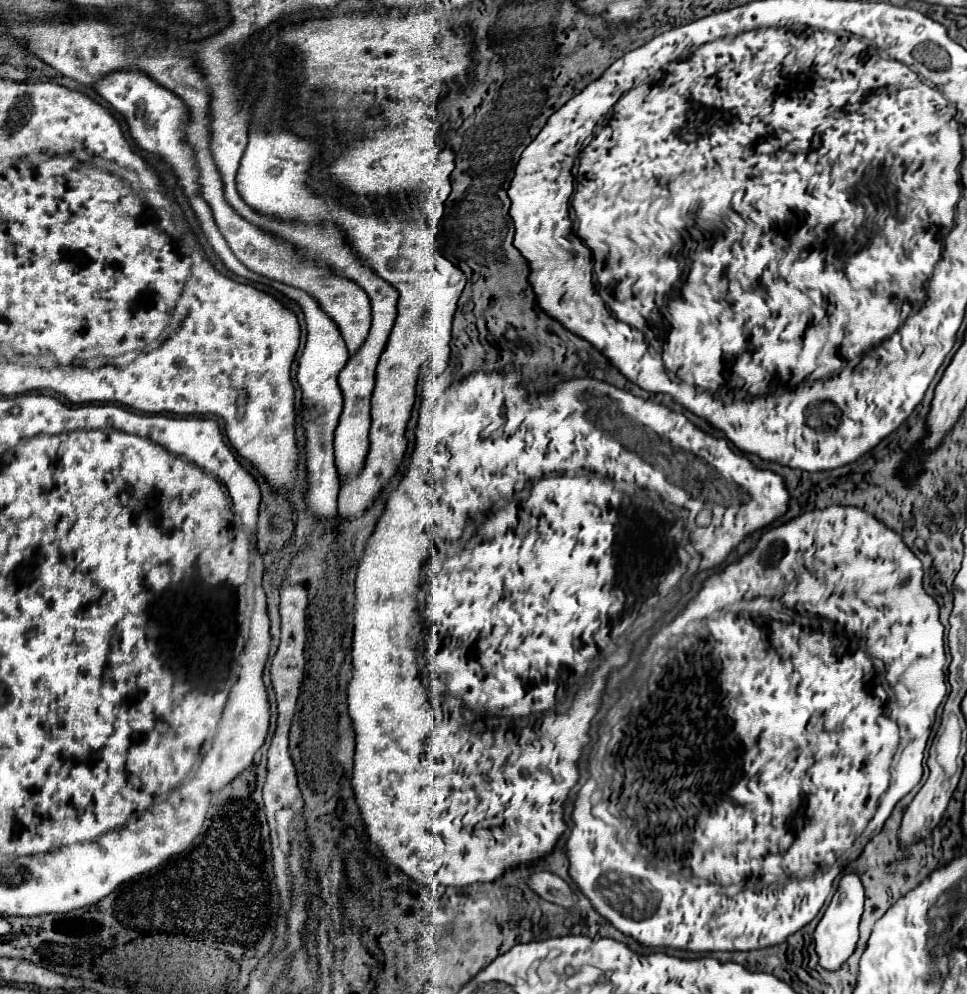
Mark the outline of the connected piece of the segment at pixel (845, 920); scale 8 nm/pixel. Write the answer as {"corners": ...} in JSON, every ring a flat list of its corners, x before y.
{"corners":[[847,873,841,877,839,887,825,911,825,915,821,917,817,929,815,929,815,943,817,943,817,951,819,951,819,965,829,969,829,971,837,971,855,951,855,943,859,939,859,917,863,913,863,901,865,901,865,889,861,883,859,873]]}

